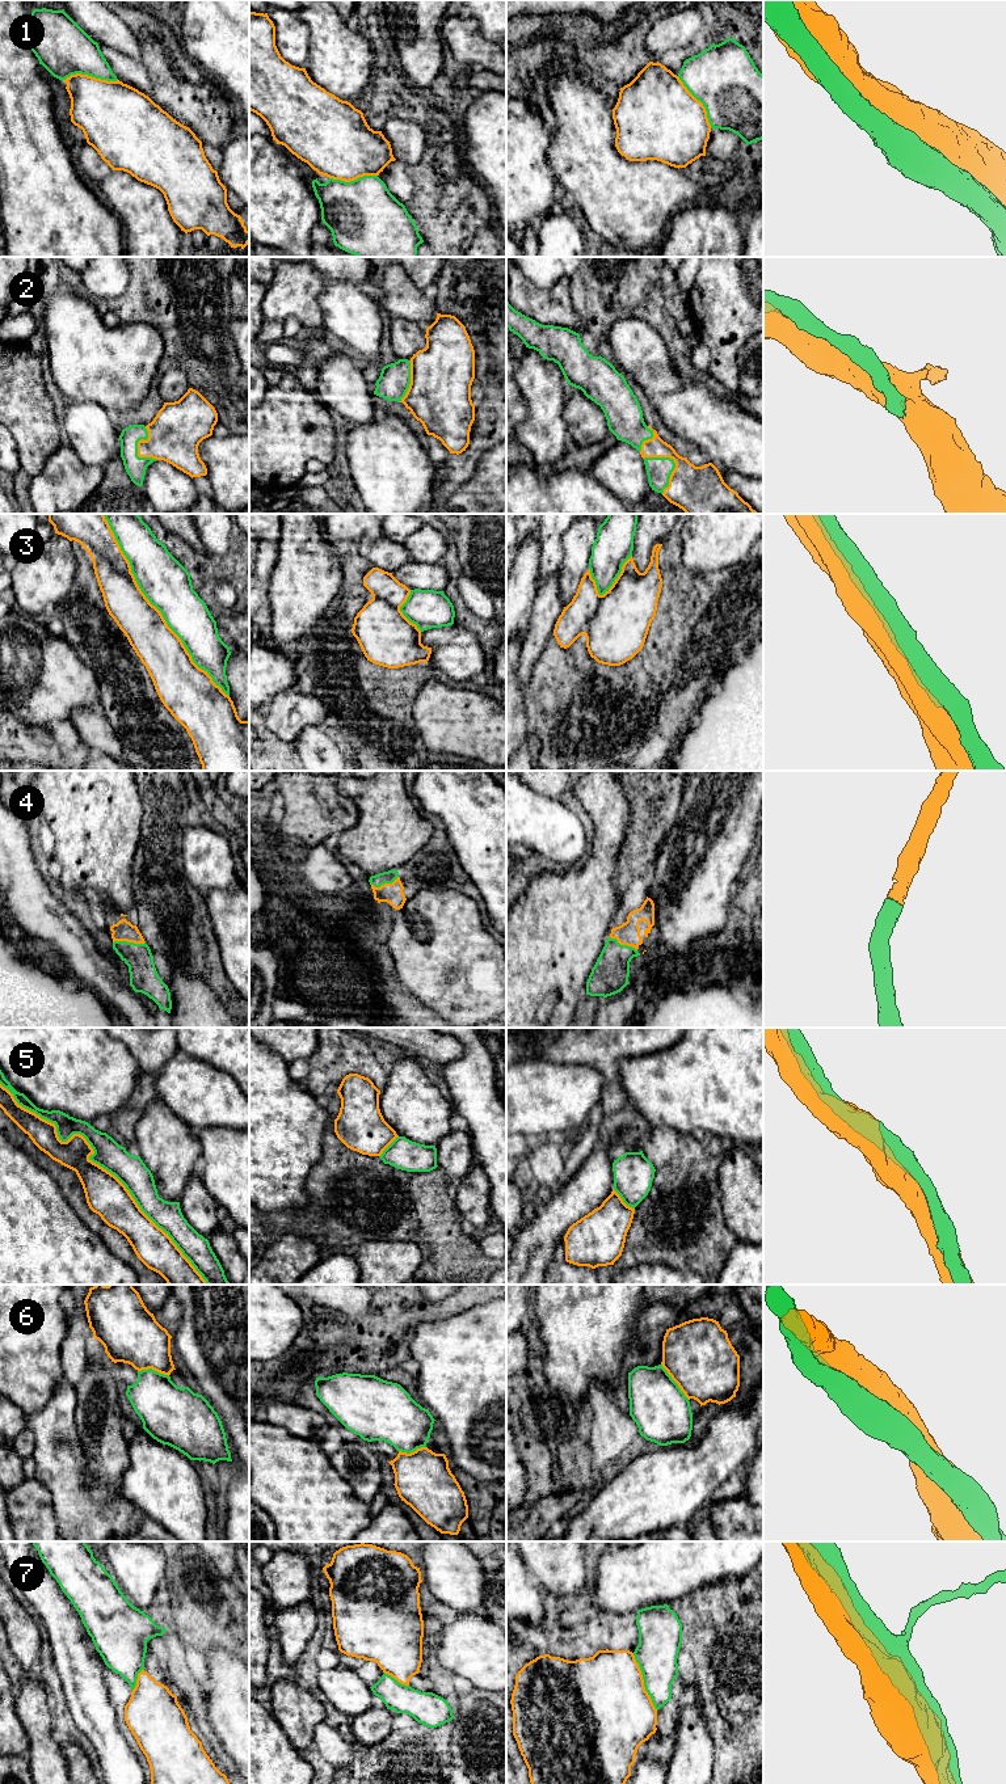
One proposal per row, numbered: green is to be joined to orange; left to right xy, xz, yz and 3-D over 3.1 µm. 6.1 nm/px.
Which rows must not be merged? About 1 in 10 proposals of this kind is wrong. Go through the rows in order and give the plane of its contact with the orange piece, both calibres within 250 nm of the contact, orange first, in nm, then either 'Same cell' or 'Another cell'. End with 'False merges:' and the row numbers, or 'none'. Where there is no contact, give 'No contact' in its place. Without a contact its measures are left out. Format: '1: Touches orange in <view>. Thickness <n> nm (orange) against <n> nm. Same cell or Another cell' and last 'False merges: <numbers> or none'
1: Touches orange in xy. Thickness 380 nm (orange) against 320 nm. Same cell
2: Touches orange in yz. Thickness 320 nm (orange) against 160 nm. Same cell
3: Touches orange in xy. Thickness 260 nm (orange) against 300 nm. Another cell
4: Touches orange in xy. Thickness 130 nm (orange) against 180 nm. Same cell
5: Touches orange in xy. Thickness 240 nm (orange) against 180 nm. Same cell
6: Touches orange in yz. Thickness 420 nm (orange) against 340 nm. Same cell
7: Touches orange in yz. Thickness 500 nm (orange) against 260 nm. Same cell
False merges: 3

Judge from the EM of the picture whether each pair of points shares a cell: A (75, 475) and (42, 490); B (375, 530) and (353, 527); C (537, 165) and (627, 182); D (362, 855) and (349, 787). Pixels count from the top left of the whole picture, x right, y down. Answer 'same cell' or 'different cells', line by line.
A: same cell
B: same cell
C: different cells
D: same cell

